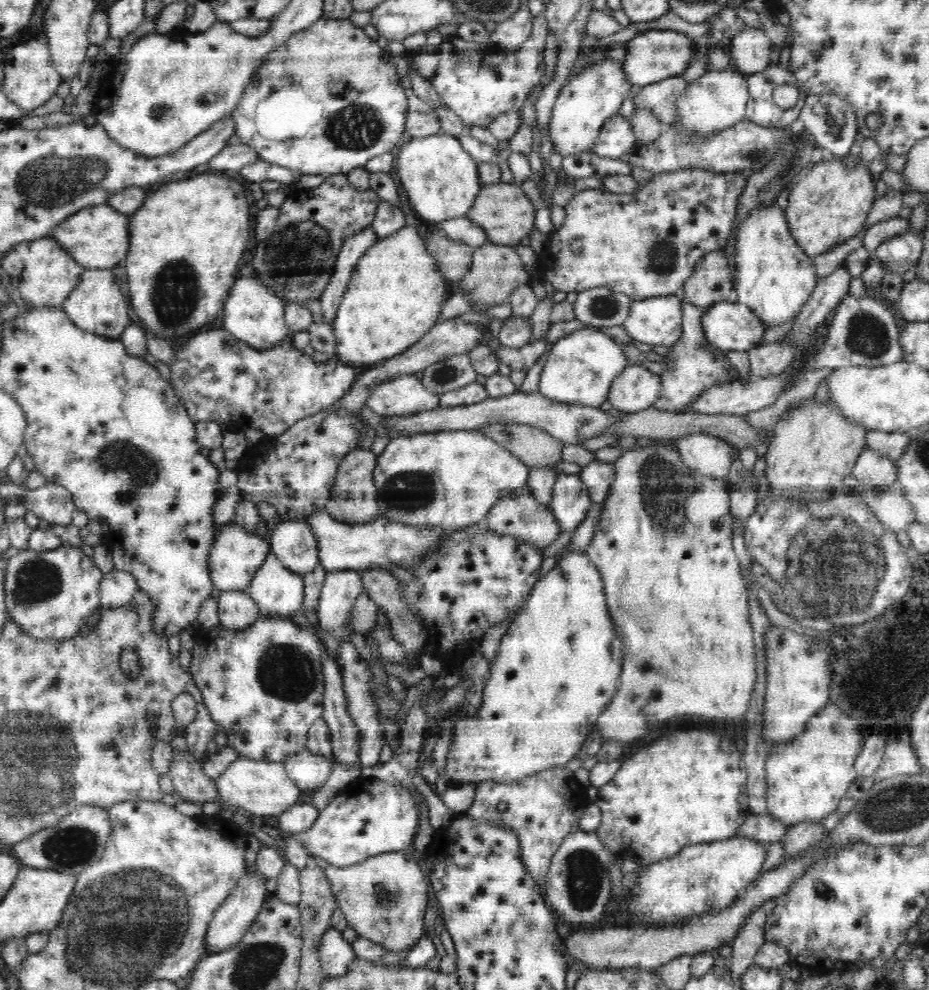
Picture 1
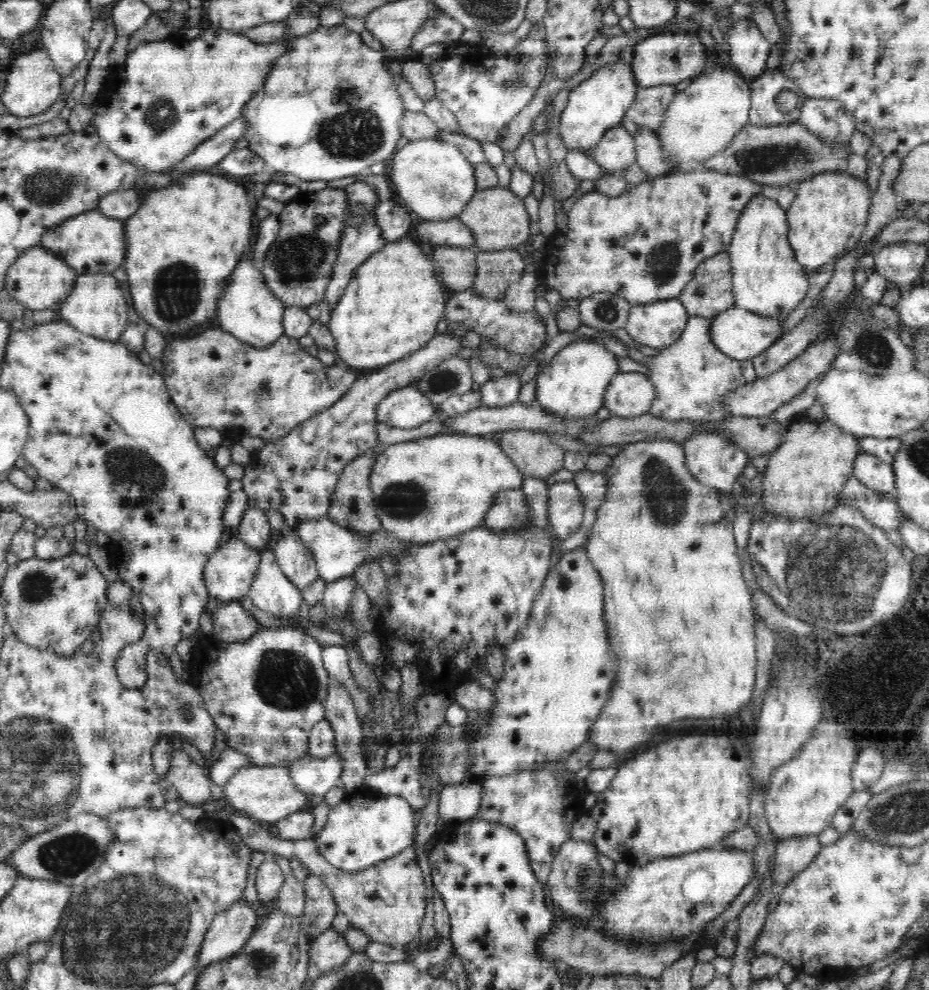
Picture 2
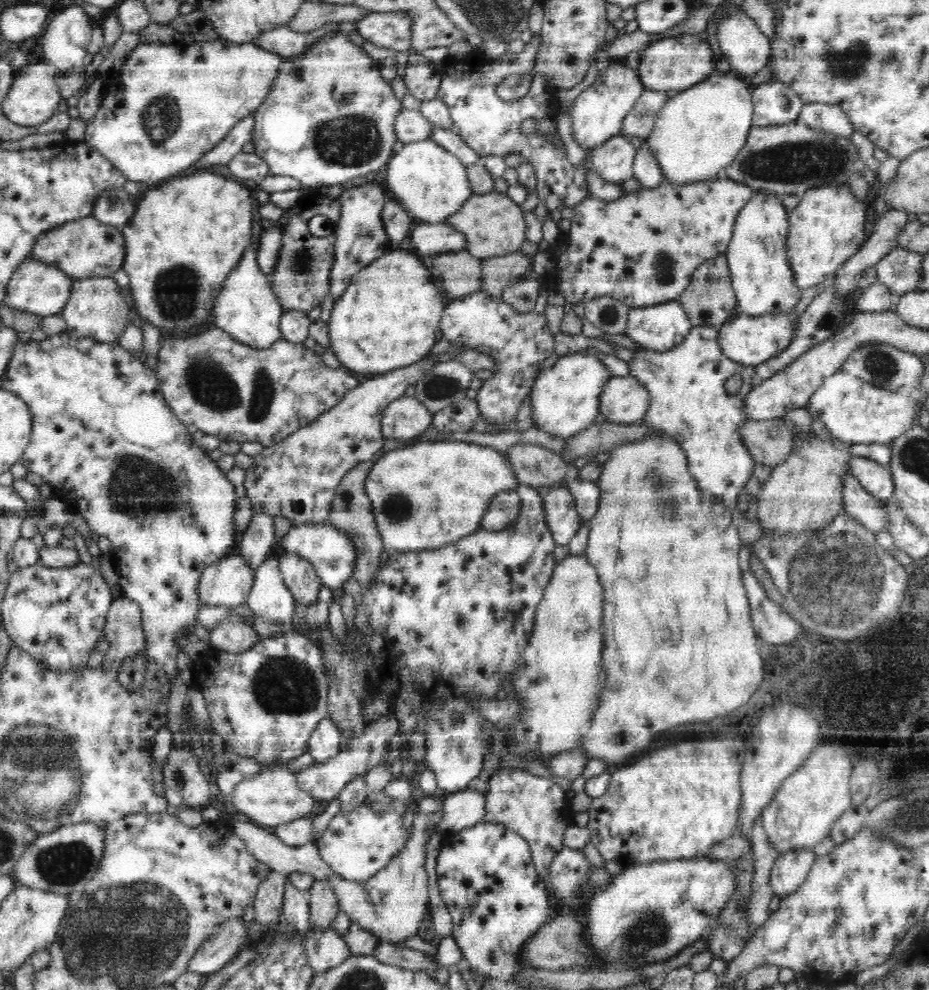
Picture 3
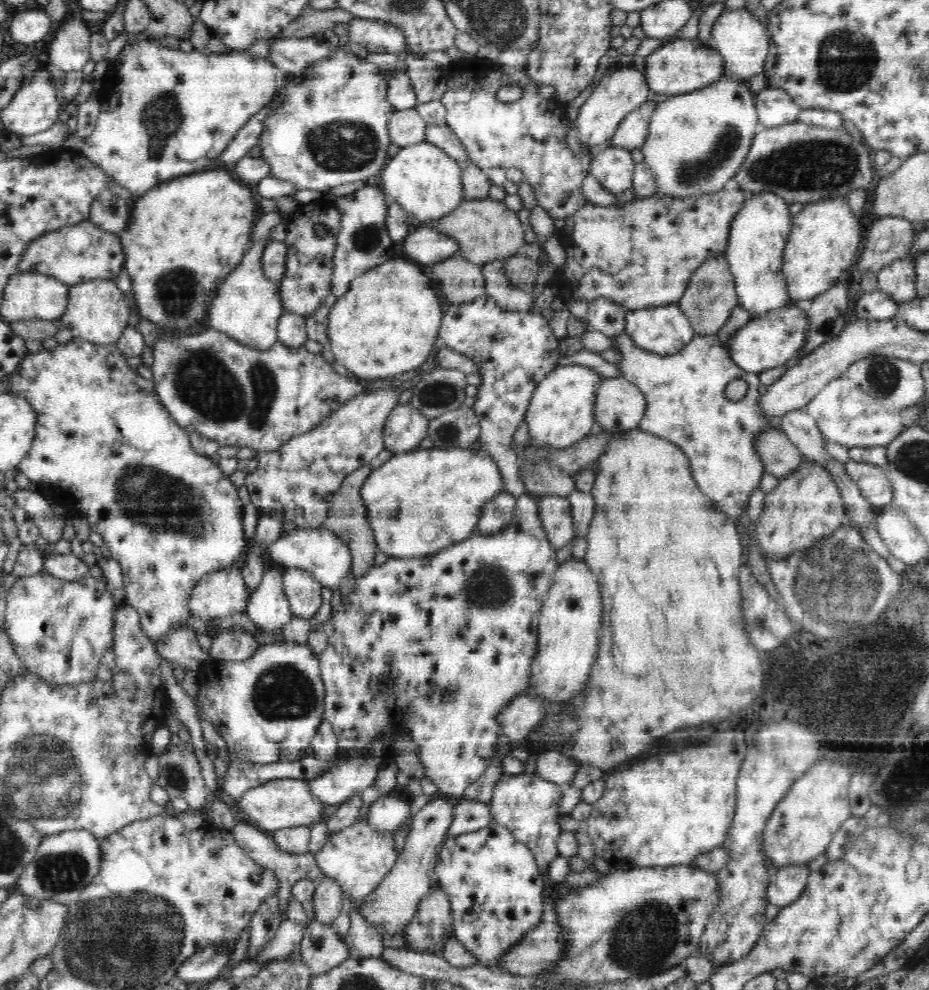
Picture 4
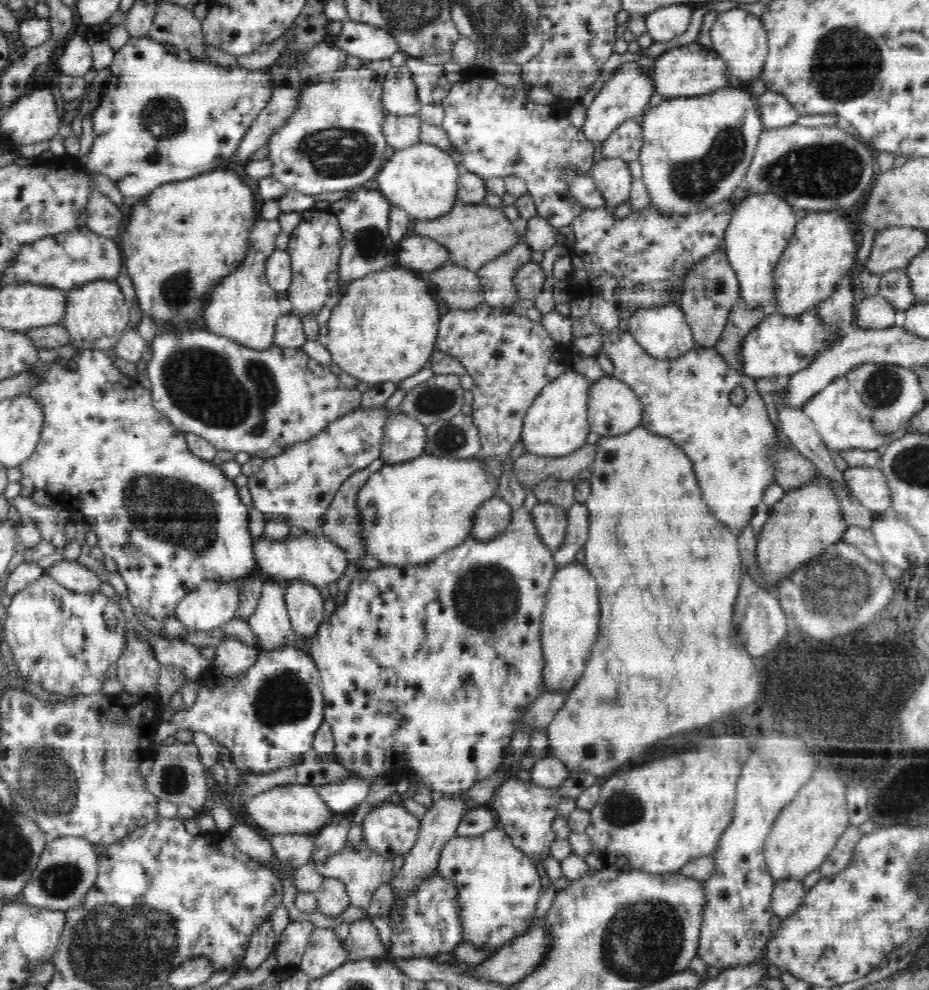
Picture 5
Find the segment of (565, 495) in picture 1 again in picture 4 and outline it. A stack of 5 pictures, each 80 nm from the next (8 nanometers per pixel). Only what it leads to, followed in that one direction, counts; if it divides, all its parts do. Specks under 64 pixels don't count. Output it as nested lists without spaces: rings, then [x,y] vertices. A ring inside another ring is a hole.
[[[558,495],[540,497],[538,515],[552,548],[561,549],[572,540],[575,532],[569,497]]]

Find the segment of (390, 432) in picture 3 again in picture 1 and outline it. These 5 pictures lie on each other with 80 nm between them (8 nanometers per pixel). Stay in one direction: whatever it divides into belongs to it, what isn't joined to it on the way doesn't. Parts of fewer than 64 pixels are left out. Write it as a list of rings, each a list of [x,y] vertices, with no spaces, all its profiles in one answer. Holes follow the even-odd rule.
[[[400,374],[380,382],[367,396],[367,405],[382,417],[413,415],[436,408],[439,402],[439,396],[424,386],[420,375],[414,374]]]

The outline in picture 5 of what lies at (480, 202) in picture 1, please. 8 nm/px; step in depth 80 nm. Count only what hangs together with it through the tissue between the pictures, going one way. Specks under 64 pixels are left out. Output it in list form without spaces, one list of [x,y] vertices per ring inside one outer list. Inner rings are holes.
[[[457,202],[448,214],[440,218],[414,220],[414,232],[444,245],[448,249],[446,263],[454,263],[475,273],[484,264],[498,258],[518,244],[516,228],[512,221],[506,218],[502,206],[492,207],[485,203]]]

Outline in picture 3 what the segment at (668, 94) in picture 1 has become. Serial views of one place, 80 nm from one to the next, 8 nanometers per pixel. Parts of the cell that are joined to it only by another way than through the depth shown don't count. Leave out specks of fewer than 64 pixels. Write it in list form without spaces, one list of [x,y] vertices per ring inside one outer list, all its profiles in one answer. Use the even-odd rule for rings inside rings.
[[[645,89],[624,118],[620,133],[626,135],[628,139],[640,138],[640,140],[646,141],[654,128],[654,122],[656,122],[660,110],[666,105],[668,99],[666,91]]]

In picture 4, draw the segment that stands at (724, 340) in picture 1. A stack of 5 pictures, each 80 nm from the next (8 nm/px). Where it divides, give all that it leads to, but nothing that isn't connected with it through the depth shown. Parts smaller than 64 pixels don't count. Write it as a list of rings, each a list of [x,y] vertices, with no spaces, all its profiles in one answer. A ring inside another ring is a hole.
[[[802,303],[758,315],[732,334],[726,350],[735,364],[750,374],[760,374],[764,370],[786,366],[790,361],[793,362],[791,366],[794,366],[803,357],[799,352],[808,338],[810,319],[807,312],[808,305]]]

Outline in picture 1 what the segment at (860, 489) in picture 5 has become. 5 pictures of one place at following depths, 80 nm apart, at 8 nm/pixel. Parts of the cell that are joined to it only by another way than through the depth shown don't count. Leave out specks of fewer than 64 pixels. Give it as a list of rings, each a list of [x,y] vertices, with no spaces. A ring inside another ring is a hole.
[[[865,449],[856,464],[851,475],[860,480],[865,486],[884,490],[893,488],[898,479],[898,467],[878,450]]]

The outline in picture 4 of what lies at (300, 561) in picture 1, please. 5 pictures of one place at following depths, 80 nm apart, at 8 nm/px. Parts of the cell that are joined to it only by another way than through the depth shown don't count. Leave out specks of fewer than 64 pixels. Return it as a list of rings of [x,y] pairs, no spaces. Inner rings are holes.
[[[284,569],[283,590],[288,597],[292,616],[310,619],[318,609],[322,602],[322,588],[316,577],[312,577],[312,573],[304,571],[304,569]]]

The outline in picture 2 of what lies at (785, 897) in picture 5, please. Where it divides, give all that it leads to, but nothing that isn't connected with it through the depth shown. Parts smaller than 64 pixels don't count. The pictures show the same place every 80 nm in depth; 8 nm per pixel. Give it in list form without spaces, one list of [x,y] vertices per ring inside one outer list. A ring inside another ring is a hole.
[[[818,836],[788,837],[777,841],[771,875],[774,882],[786,886],[800,871],[808,868],[821,849]]]

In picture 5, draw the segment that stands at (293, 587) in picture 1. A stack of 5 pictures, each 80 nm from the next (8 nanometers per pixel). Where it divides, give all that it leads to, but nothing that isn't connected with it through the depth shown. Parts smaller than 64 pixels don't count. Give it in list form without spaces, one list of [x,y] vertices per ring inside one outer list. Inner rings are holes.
[[[264,579],[262,593],[247,623],[259,640],[259,651],[271,651],[286,645],[292,625],[283,585],[274,579]]]

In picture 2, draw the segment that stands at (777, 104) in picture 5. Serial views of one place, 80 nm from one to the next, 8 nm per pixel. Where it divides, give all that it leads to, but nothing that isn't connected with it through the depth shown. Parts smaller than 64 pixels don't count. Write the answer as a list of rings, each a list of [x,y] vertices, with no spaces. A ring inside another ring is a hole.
[[[765,69],[749,81],[751,90],[751,110],[749,123],[754,126],[772,126],[797,122],[804,98],[799,95],[798,106],[788,114],[780,112],[774,100],[782,90],[797,91],[797,84],[786,76],[784,70]]]

